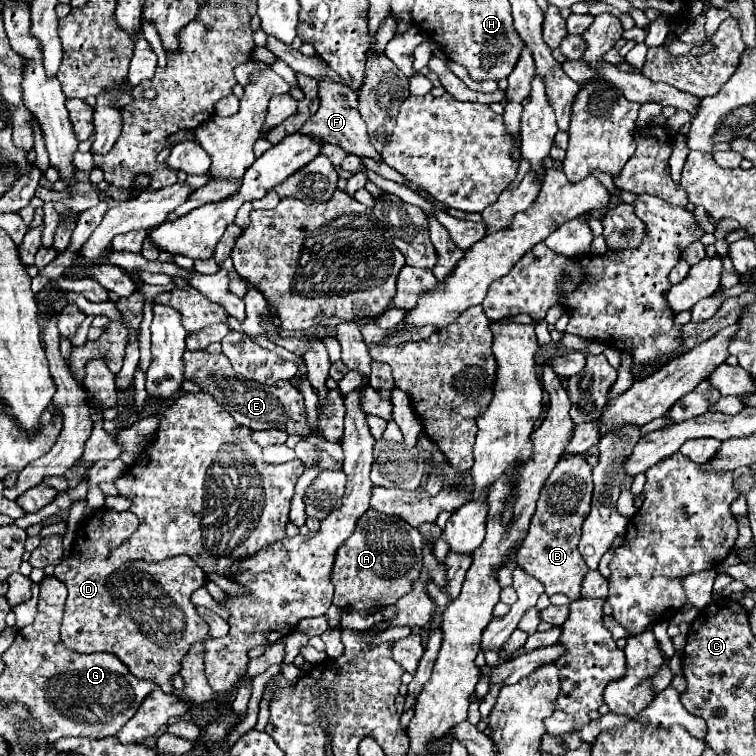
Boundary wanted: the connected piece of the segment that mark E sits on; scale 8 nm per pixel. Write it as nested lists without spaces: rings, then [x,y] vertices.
[[[184,351],[184,375],[188,381],[194,381],[202,391],[210,393],[234,419],[236,423],[250,429],[284,429],[288,435],[298,433],[300,437],[310,435],[310,427],[306,423],[304,397],[298,389],[290,385],[290,381],[280,381],[272,387],[252,381],[240,381],[232,375],[232,363],[226,355],[212,355],[206,351]]]

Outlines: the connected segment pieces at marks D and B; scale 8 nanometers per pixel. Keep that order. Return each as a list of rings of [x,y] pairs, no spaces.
[[[94,511],[88,519],[84,519],[76,531],[76,539],[70,551],[70,557],[56,565],[54,577],[64,581],[68,587],[68,599],[64,605],[64,621],[62,621],[62,641],[70,651],[76,653],[98,653],[108,651],[118,655],[118,659],[130,669],[132,675],[140,679],[152,679],[160,685],[164,693],[172,693],[172,675],[180,671],[180,661],[188,653],[190,645],[196,641],[204,641],[208,635],[208,625],[200,619],[196,605],[190,601],[190,595],[204,585],[204,571],[192,563],[186,555],[178,555],[176,559],[166,559],[160,563],[148,561],[130,561],[126,567],[112,569],[108,563],[108,553],[128,541],[128,537],[136,531],[138,519],[130,511]]]
[[[566,451],[540,491],[540,499],[528,535],[524,537],[518,549],[518,565],[530,575],[534,575],[544,585],[548,595],[564,593],[572,601],[582,597],[580,583],[588,567],[578,551],[578,541],[580,541],[580,527],[590,511],[590,503],[592,503],[592,467],[586,463],[582,455]]]

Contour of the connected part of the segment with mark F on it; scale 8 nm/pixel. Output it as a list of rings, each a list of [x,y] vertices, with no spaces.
[[[320,79],[318,81],[318,91],[320,91],[320,107],[318,111],[302,125],[300,133],[306,135],[314,135],[318,141],[322,143],[338,143],[342,145],[346,151],[358,155],[358,157],[374,157],[376,161],[380,161],[380,153],[372,147],[372,143],[368,141],[368,133],[366,133],[366,125],[358,113],[358,93],[354,89],[350,89],[348,85],[336,83],[332,79]]]

